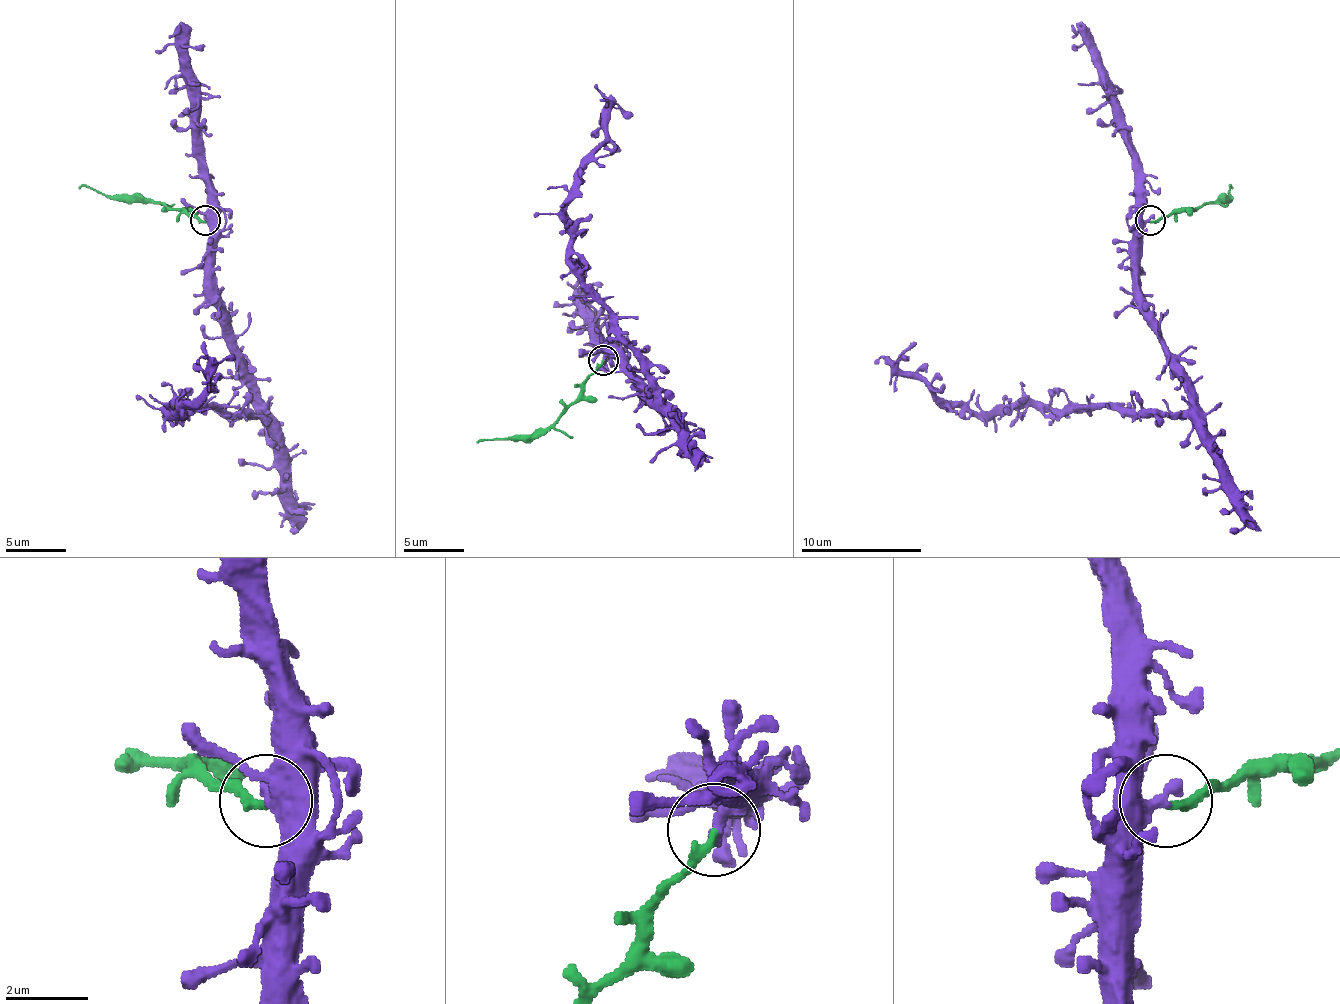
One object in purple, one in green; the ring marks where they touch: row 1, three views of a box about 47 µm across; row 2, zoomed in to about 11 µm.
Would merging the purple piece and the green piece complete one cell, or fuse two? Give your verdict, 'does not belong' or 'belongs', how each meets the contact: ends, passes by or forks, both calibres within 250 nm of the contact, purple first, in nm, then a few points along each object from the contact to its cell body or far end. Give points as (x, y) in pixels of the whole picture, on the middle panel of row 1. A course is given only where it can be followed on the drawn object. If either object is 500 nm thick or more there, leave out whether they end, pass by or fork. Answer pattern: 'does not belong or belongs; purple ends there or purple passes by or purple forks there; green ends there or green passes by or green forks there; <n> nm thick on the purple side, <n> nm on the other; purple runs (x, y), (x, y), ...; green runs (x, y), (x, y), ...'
does not belong; purple ends there; green ends there; 440 nm thick on the purple side, 240 nm on the other; purple runs (602, 359), (608, 350), (656, 398), (617, 314), (575, 268), (566, 199), (605, 139), (608, 109), (602, 124); green runs (602, 362), (584, 392), (551, 425), (476, 443)

